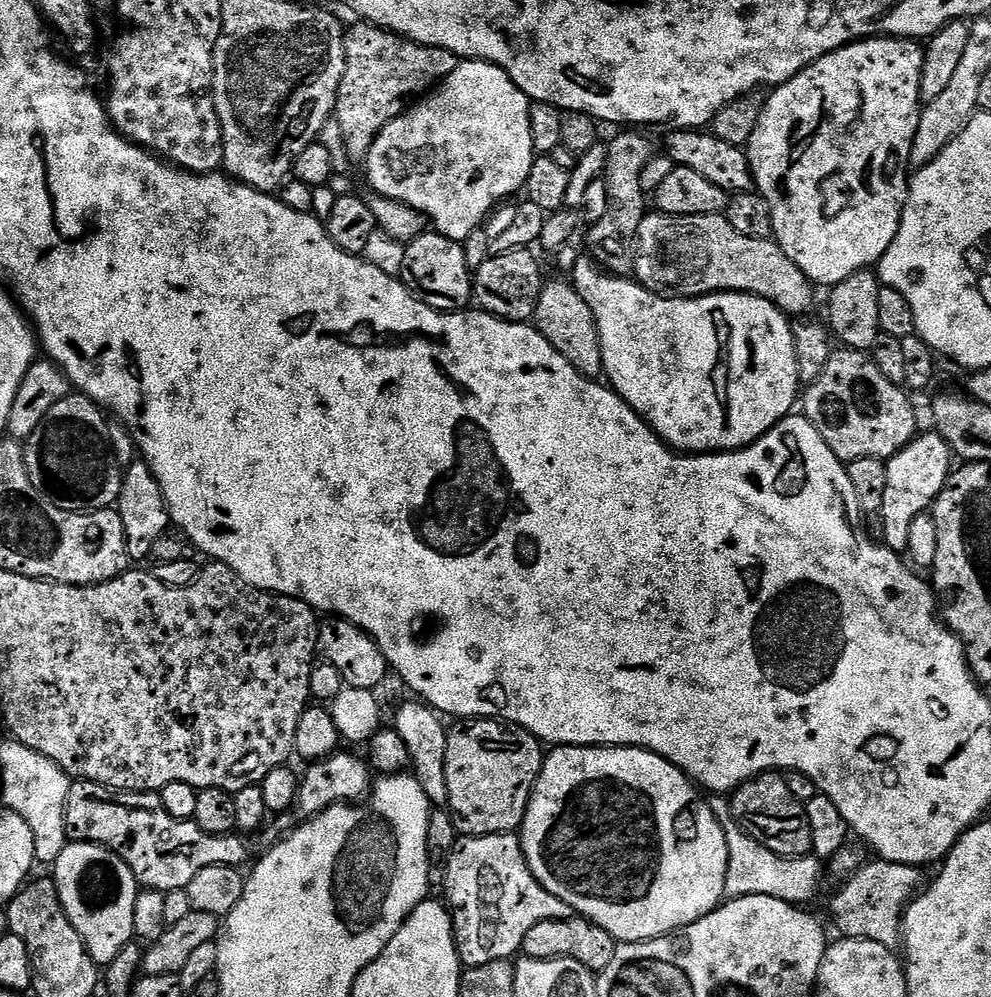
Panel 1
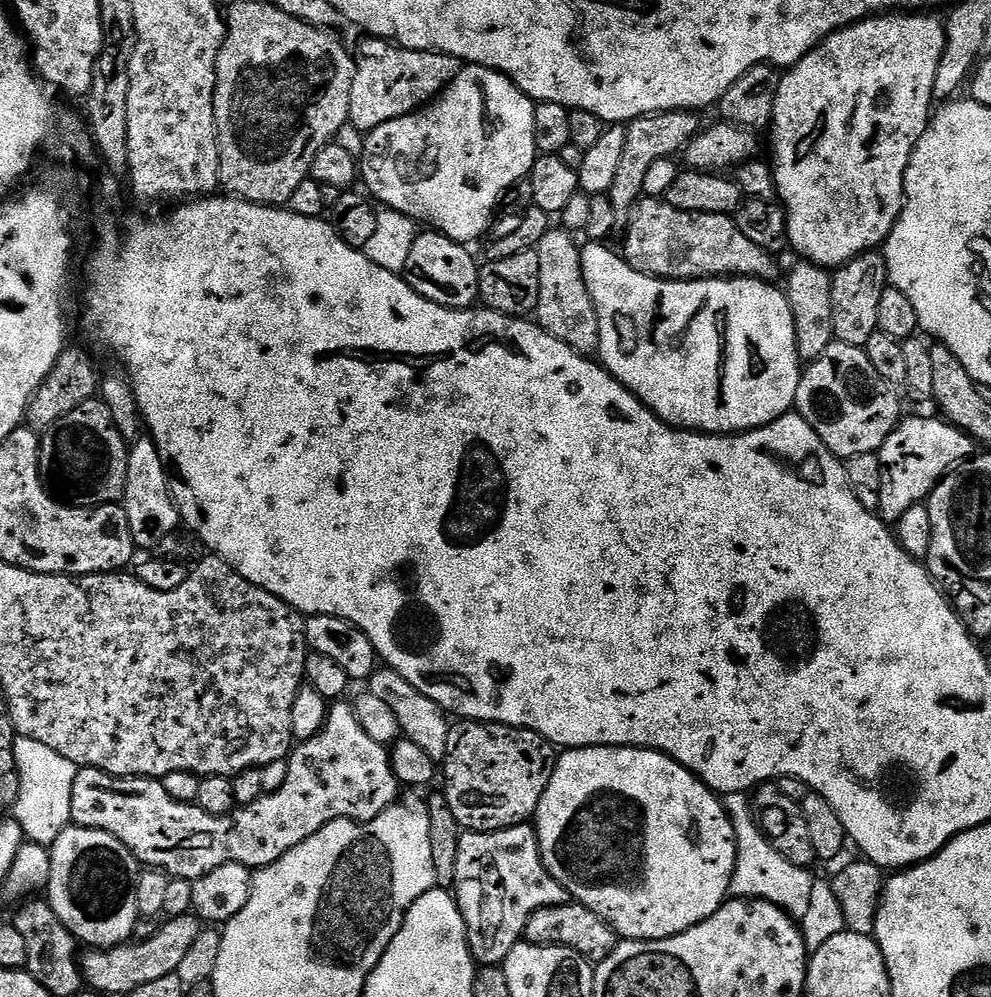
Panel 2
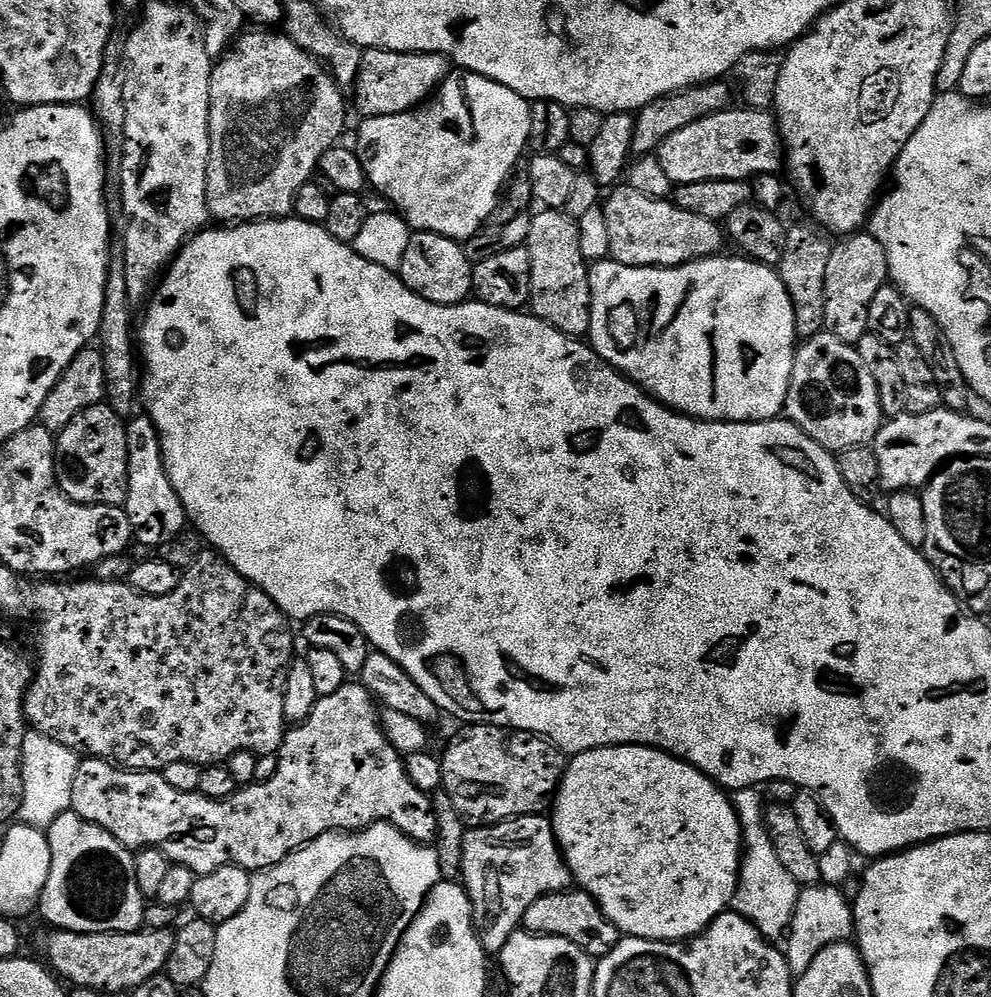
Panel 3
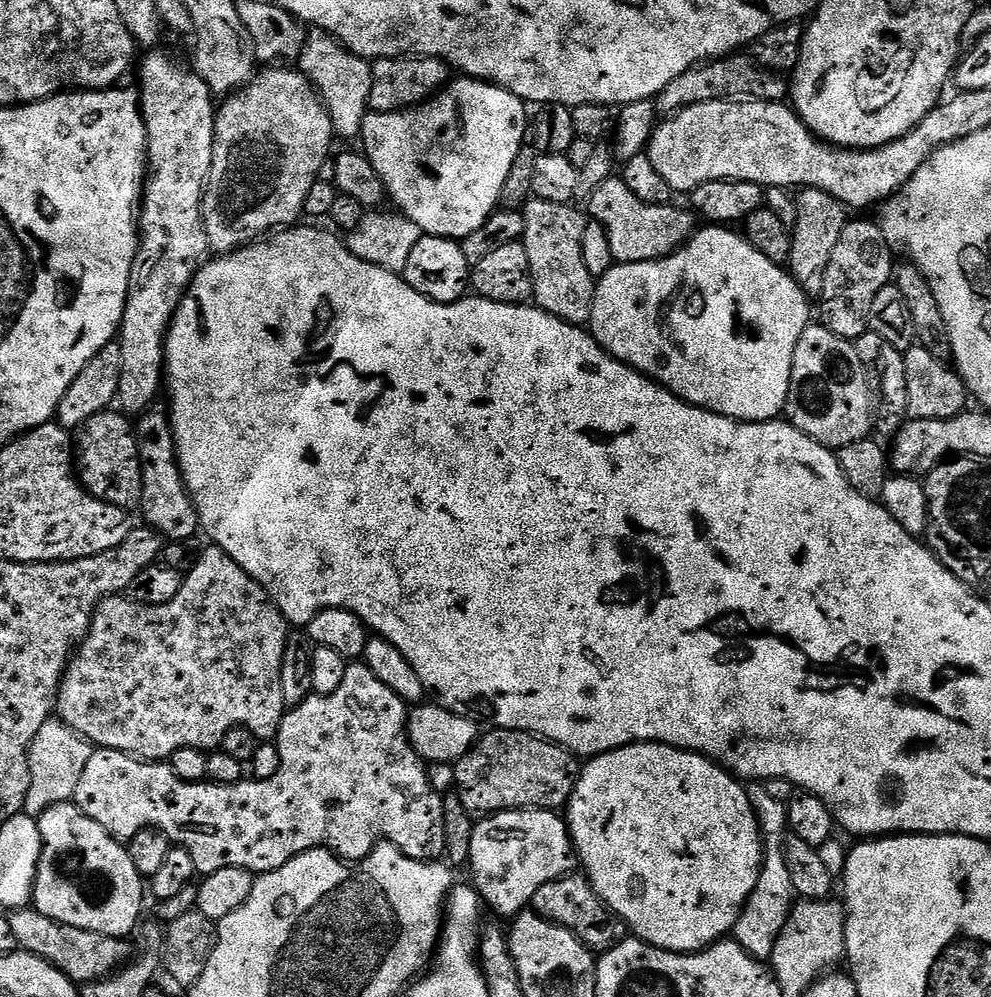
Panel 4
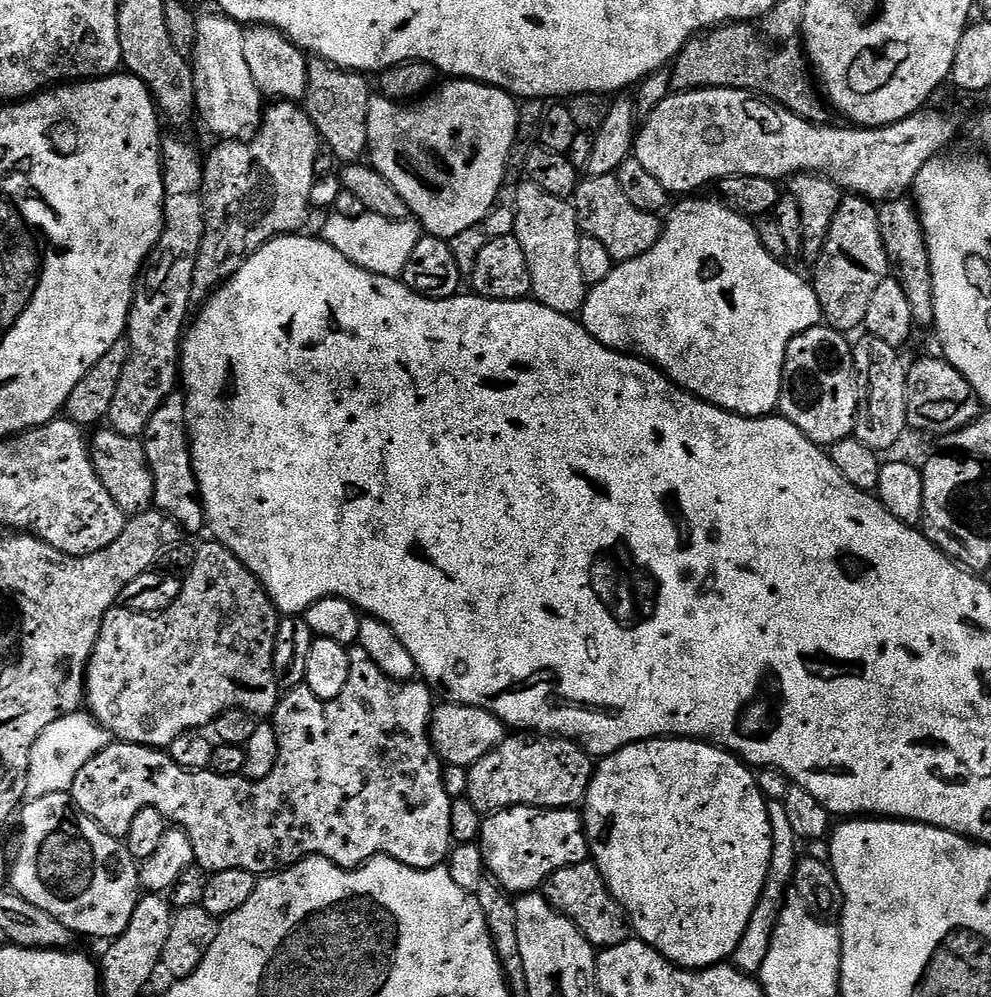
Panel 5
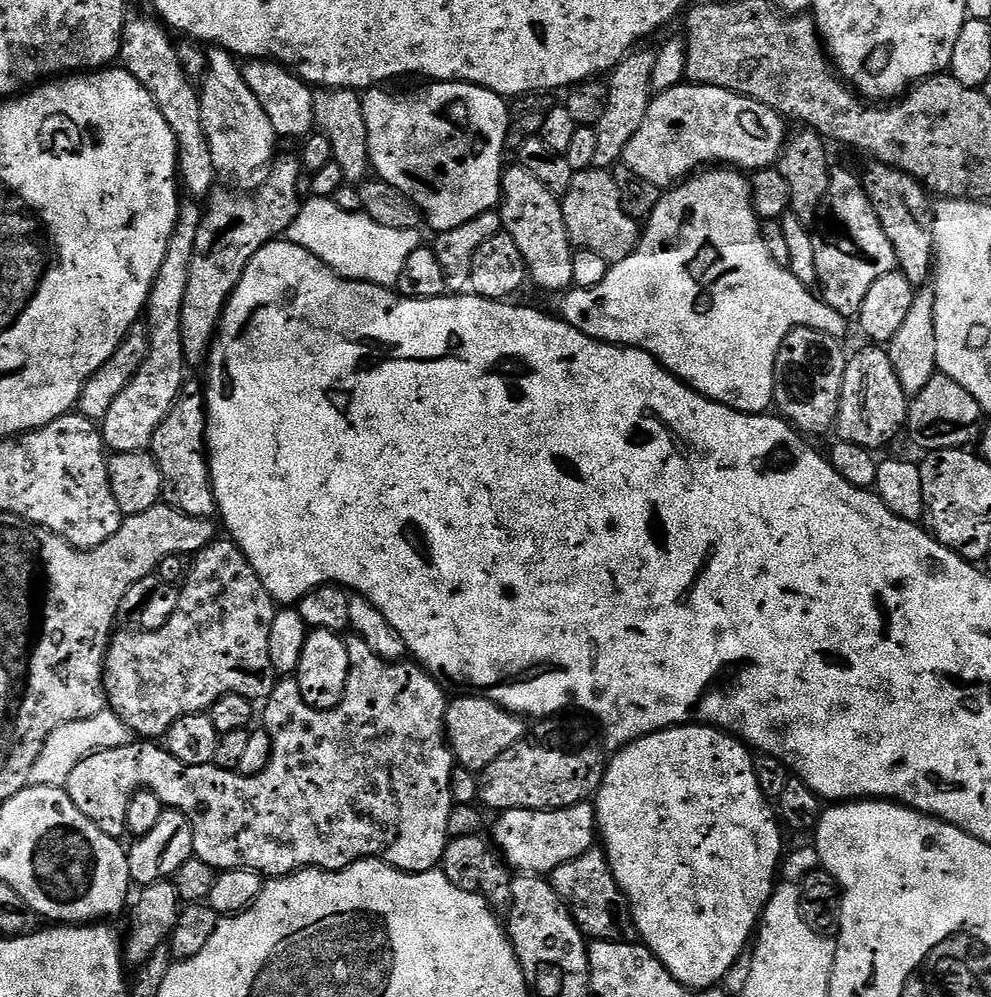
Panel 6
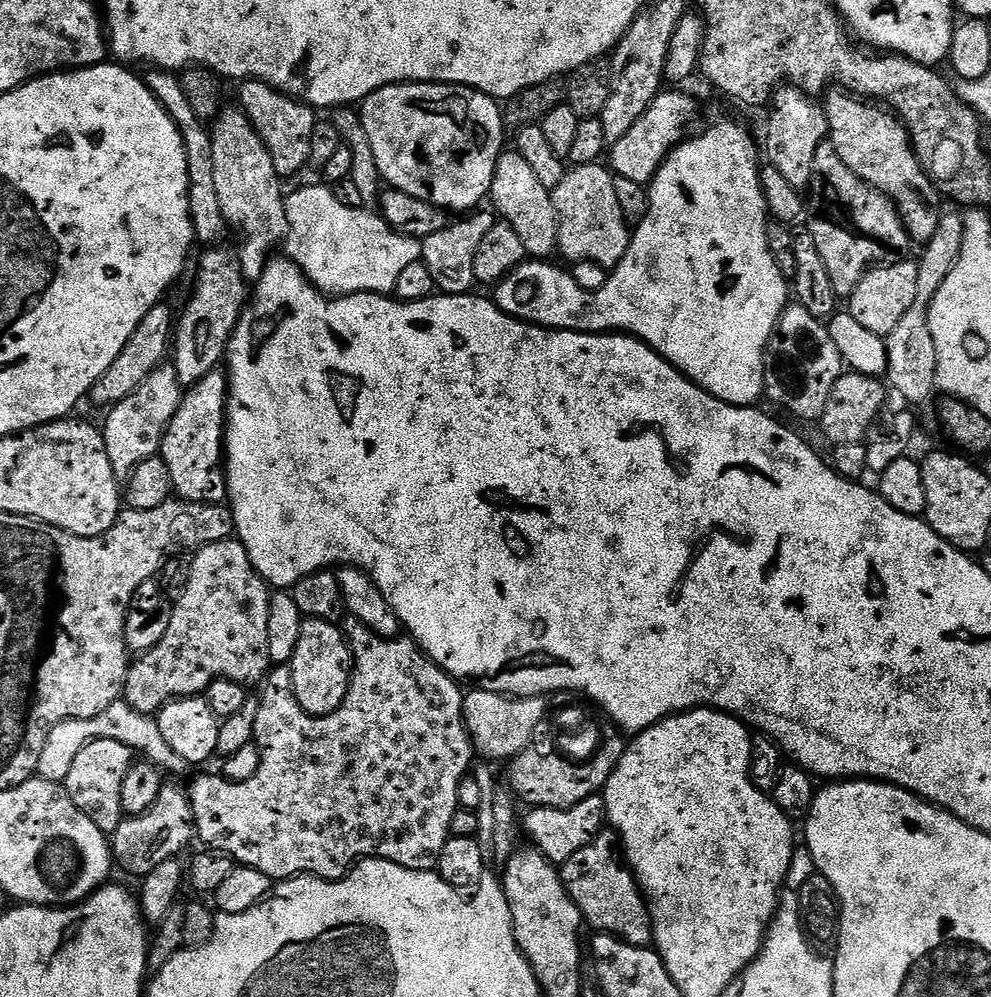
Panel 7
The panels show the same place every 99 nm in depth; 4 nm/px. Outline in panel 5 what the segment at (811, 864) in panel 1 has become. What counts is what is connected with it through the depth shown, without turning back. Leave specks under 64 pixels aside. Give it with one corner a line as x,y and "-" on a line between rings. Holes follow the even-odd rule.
769,800
768,813
770,814
770,826
772,827
772,857
770,858
770,870
764,883
762,894
758,898
758,906
754,906
754,914
750,918
750,926
746,926
746,934
742,934
742,942
738,942
736,952
730,958
731,963
739,972
749,974
759,973
762,962
766,962
766,950
770,950
770,938
774,934
774,926
780,917
780,911
784,909
784,902
790,892
796,874
796,862
798,853
798,841
794,830
790,826
790,818
786,815
786,806
783,800

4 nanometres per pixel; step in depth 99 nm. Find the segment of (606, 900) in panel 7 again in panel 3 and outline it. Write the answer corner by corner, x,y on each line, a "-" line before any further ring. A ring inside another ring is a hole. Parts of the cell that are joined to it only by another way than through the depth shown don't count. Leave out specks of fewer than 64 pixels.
579,890
567,892
548,892
526,910
523,931
533,932
536,936
553,936
566,938
566,942
574,942
583,952
590,957
599,958
608,956
621,942
622,933
615,928
602,914
598,902
590,894

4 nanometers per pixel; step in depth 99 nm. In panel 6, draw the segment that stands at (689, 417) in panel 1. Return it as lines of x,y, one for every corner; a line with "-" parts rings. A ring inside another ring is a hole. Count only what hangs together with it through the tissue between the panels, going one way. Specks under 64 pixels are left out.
712,166
707,170
701,170
691,176
688,177
687,180
667,189
661,195
660,201
658,202
658,206
654,206
654,210
650,213
647,218
646,223
643,225
642,231
640,233
640,240
636,243
636,249
630,253
626,258
622,258
622,262
618,262
617,264
611,265
608,269
608,273
602,279
602,282
599,282
598,286
594,286
588,291
584,291
583,288
573,287
571,290
563,293
559,297
560,300
560,309
558,309
559,315
564,319
567,324
570,326
574,326
579,332
582,334
586,334
590,338
594,338
595,340
605,340
607,344
619,344
621,348
637,348
638,350
642,350
646,354
650,354
653,358
657,360
658,363
667,372
672,372
680,379
683,384
689,384
695,392
698,394
702,394
706,398
710,398
714,402
718,402
719,404
725,404
726,406
730,406
734,410
738,410
739,412
750,412
753,414
764,414
769,411
773,407
774,401
776,399
776,359
778,358
778,354
780,353
780,347
782,346
782,342
787,338
792,332
794,328
818,328
821,330
837,330
836,328
840,328
843,324
846,324
846,318
842,314
838,314
838,310
830,310
830,306
826,306
826,302
820,299
819,295
809,285
803,284
802,282
798,282
798,278
794,278
794,274
787,268
785,265
779,264
778,262
774,262
774,258
770,258
770,250
766,250
766,242
762,242
762,234
760,233
761,221
758,219
756,215
756,210
754,207
754,197
752,194
752,190
747,179
743,180
741,173
739,171
733,170
728,166

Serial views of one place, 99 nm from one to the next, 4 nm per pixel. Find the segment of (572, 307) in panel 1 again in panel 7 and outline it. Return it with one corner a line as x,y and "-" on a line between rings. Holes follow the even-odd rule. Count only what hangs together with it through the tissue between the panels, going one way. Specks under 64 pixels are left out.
505,150
498,158
492,179
490,204
514,230
514,234
522,238
522,246
529,257
548,258
551,257
548,256
551,252
557,251
556,211
552,193
549,188
542,186
542,182
538,182
538,178
530,171
529,164
522,159
522,154
515,150

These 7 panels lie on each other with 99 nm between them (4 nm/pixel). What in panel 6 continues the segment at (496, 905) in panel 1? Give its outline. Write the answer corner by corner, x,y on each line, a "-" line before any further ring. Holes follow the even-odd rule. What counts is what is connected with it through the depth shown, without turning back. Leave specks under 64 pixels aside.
591,803
575,804
569,808
547,808
546,810
526,810
515,808
499,813
496,824
496,844
504,863
520,874
551,874
562,862
570,862
586,854
597,843
596,809

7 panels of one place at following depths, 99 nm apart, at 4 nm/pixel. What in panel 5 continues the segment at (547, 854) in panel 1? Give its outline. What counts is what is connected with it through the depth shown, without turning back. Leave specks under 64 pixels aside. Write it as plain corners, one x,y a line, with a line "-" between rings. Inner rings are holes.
661,738
627,744
622,750
603,757
595,765
592,781
588,783
588,793
582,801
584,832
588,835
590,859
598,866
610,894
614,894
617,902
628,911
635,935
679,967
695,970
725,963
736,952
738,942
742,942
746,926
750,926
750,918
754,914
754,906
758,906
758,898
764,889
772,857
768,801
764,799
756,778
757,773
735,752
727,752
725,748
709,744
706,740
691,738

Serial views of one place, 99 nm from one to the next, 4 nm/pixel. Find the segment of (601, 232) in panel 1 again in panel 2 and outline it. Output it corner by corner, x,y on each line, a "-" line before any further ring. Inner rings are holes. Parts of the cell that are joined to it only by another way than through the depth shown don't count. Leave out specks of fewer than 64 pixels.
696,110
658,112
655,116
640,116
636,120
627,121
626,142
622,146
622,158
618,158
618,174
614,178
614,186
607,194
617,214
631,213
644,196
646,173
656,160
667,160
683,153
688,143
702,131
700,116
701,113

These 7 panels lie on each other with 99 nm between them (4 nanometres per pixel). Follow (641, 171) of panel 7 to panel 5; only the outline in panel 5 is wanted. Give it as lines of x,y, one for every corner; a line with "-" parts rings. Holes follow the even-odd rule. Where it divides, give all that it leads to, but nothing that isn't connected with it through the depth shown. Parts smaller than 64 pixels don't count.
695,88
693,92
673,91
657,106
654,114
650,114
639,125
636,133
634,159
642,162
642,167
654,178
658,178
658,182
662,182
662,186
666,186
666,190
670,194
676,194
676,192
684,192
680,194
692,194
695,193
692,192
695,188
704,188
707,184
712,183
712,185
715,185
717,182
726,179
727,176
757,176
758,178
770,178
771,180
780,182
785,178
795,176
797,172
815,172
817,176
824,176
830,182
837,184
845,193
854,196
863,196
865,200
873,202
883,202
907,193
904,191
907,188
909,191
915,185
918,170
922,170
922,166
926,166
926,162
937,159
943,153
940,151
955,138
956,131
960,128
959,122
950,113
928,111
915,112
913,116
908,116
905,120
888,124
884,128
861,128
859,126
832,128
833,125
831,123
811,124
809,120
802,118
798,114
794,114
789,108
783,108
781,104
777,104
767,98
761,98
759,95
751,92
739,92
733,88

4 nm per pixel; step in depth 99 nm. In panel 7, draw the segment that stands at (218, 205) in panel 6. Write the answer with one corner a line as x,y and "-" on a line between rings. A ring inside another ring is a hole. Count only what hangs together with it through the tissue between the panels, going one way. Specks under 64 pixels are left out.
212,246
200,260
200,269
196,272
196,293
192,296
192,301
184,308
184,313
179,313
174,324
174,347
170,352
170,362
178,374
180,387
187,390
202,382
206,374
217,371
225,359
228,343
238,326
240,316
246,307
246,301
250,296
250,288
246,283
242,270
240,269
240,257
235,251
224,246

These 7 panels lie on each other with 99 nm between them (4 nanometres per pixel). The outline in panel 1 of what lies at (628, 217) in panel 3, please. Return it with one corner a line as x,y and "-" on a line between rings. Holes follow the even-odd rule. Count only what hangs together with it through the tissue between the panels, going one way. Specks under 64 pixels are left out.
649,211
642,218
636,235
635,279
655,296
710,296
714,292
748,292
766,298
789,318
800,318
812,308
817,289
812,281
786,258
775,239
746,238
730,226
727,215
675,216
665,212

